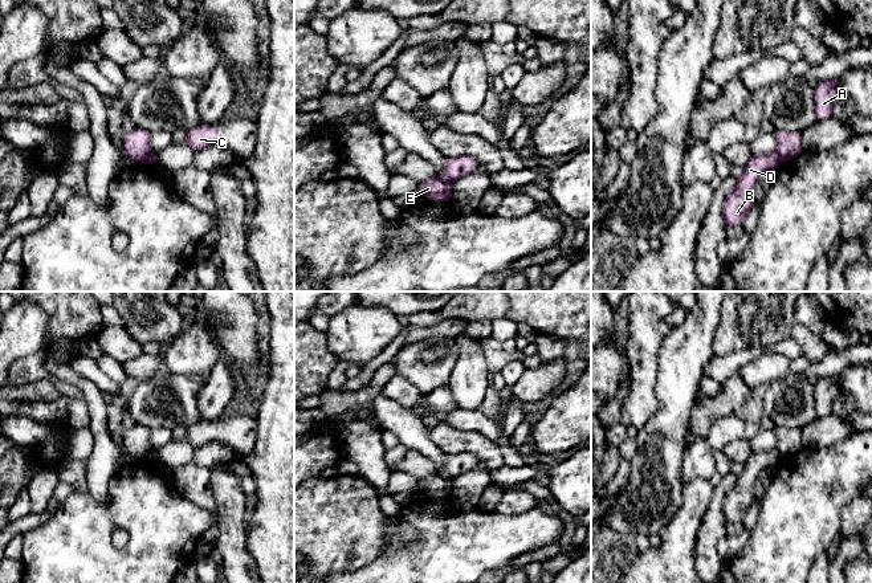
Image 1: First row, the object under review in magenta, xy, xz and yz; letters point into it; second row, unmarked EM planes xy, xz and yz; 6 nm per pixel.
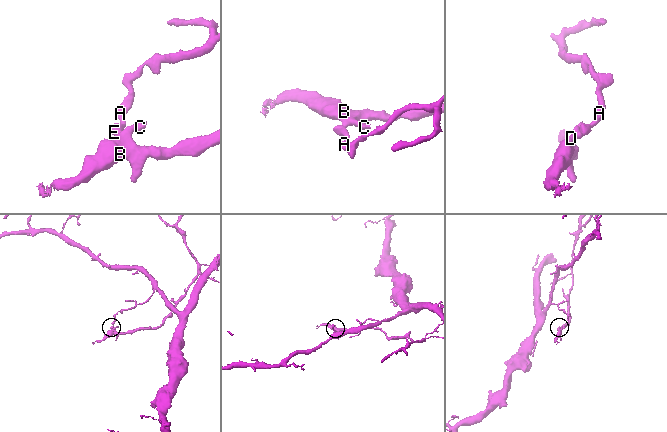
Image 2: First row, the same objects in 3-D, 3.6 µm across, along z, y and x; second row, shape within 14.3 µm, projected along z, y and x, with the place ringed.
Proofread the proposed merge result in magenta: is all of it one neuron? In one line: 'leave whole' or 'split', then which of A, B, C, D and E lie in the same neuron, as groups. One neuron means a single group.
split | A E / B C D

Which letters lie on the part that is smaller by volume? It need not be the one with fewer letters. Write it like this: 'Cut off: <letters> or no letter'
Cut off: B, C, D

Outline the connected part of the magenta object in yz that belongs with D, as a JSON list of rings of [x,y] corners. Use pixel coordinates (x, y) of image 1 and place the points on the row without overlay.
[[[777,448],[751,453],[743,464],[742,472],[737,473],[734,486],[725,494],[722,513],[726,525],[743,521],[746,511],[754,502],[753,488],[758,476],[766,468],[775,468],[778,461],[779,454]]]

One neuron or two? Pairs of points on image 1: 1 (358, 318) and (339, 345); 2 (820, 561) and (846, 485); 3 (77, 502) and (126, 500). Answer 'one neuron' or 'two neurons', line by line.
1: one neuron
2: two neurons
3: one neuron

